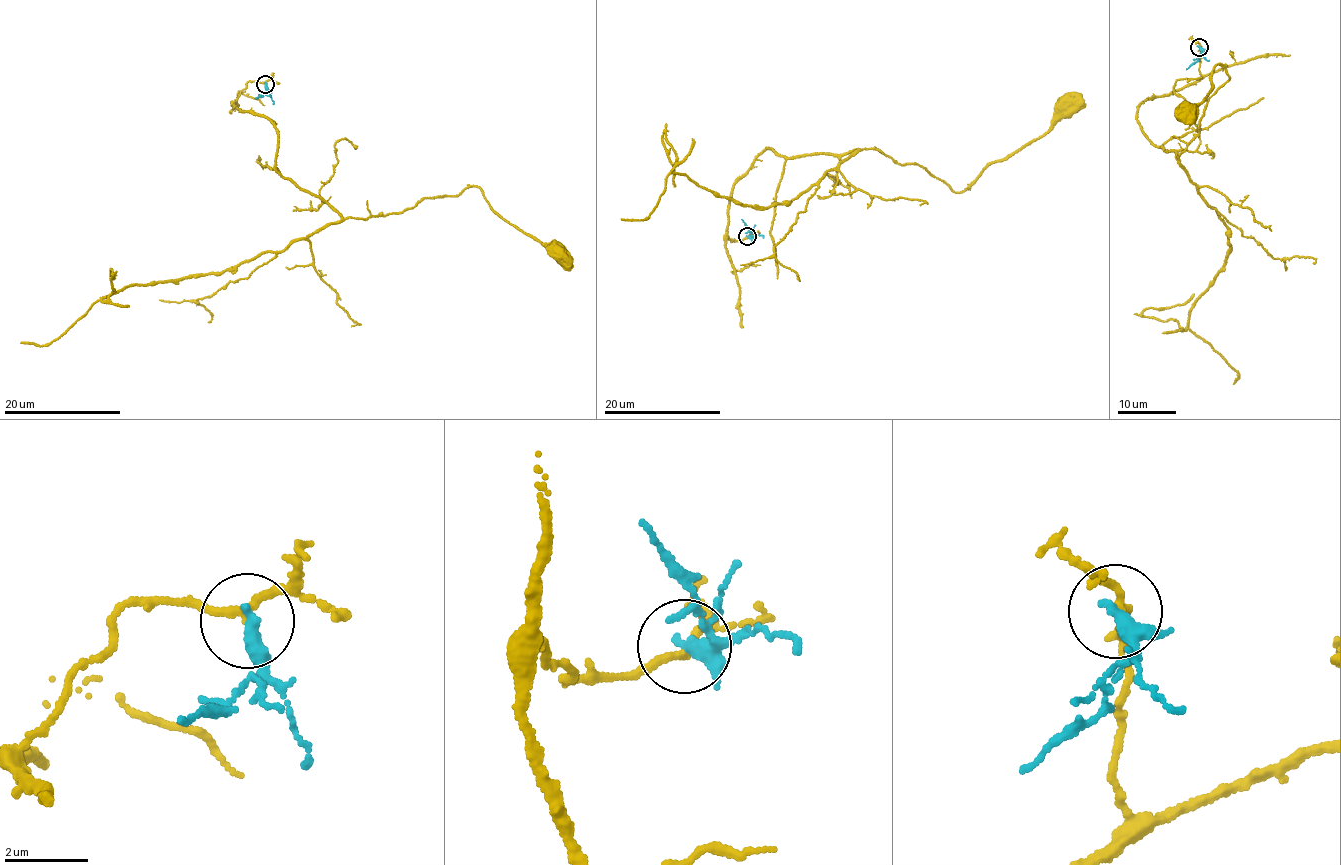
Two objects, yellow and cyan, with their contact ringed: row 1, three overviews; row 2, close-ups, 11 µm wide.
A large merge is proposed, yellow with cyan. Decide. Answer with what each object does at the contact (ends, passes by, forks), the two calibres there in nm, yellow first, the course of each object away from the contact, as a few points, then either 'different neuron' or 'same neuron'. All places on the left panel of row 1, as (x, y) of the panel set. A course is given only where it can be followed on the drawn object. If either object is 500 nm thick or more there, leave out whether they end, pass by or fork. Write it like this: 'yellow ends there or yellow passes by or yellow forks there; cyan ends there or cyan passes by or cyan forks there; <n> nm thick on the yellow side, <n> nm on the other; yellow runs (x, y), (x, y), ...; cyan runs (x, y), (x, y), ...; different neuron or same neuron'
yellow passes by; cyan ends there; 160 nm thick on the yellow side, 380 nm on the other; yellow runs (264, 84), (249, 81), (234, 103), (276, 129), (283, 177), (345, 218), (474, 186), (560, 253); cyan runs (264, 84), (267, 90), (255, 98); different neuron

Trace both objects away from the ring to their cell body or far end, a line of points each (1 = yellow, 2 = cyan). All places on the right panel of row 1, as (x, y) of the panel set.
1: (1199, 47), (1200, 78), (1140, 104), (1136, 122), (1179, 159), (1230, 78), (1223, 67), (1185, 112)
2: (1199, 47), (1199, 57), (1186, 70)

